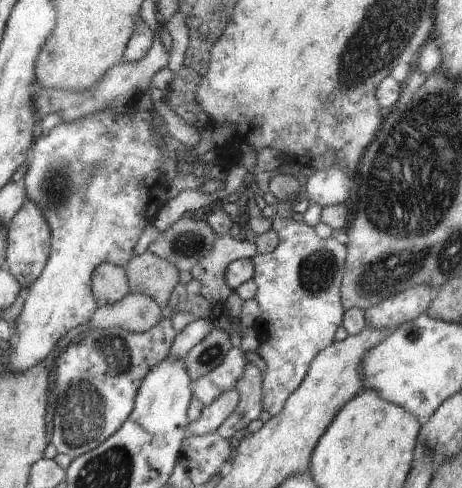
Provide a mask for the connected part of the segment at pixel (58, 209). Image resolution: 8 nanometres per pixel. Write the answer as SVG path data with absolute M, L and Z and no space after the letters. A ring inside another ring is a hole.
M105 108L88 116L77 118L73 121L62 121L45 134L36 133L33 141L32 156L30 163L27 166L26 174L22 180L24 190L27 198L39 205L40 210L43 211L44 218L49 224L51 232L51 251L48 257L48 262L45 264L44 270L36 279L36 282L29 288L28 296L25 298L23 310L15 320L15 333L9 338L9 349L1 358L1 364L12 373L22 373L38 363L45 361L47 356L54 350L54 346L60 341L70 328L82 326L90 322L92 316L98 308L96 299L93 297L93 290L91 289L92 273L96 270L98 265L102 263L112 263L120 268L126 269L128 263L134 258L132 252L139 241L144 228L156 218L157 211L164 206L166 200L167 186L165 184L165 175L167 166L171 164L171 159L168 156L168 151L164 141L162 140L162 133L158 133L152 129L151 111L138 111L132 114L124 114L116 112L113 108Z

